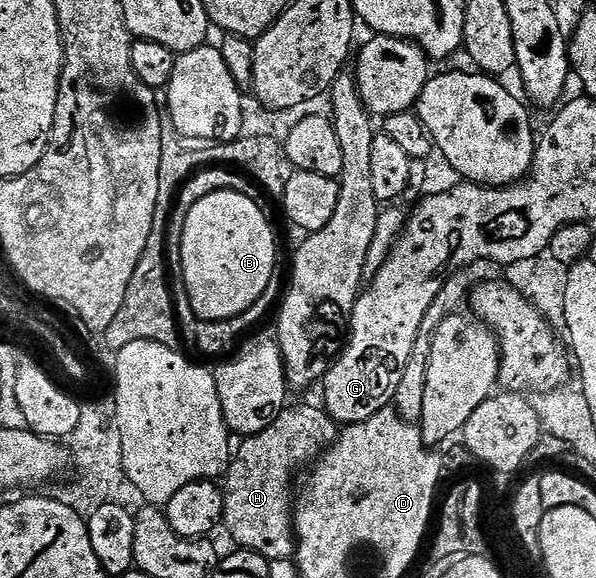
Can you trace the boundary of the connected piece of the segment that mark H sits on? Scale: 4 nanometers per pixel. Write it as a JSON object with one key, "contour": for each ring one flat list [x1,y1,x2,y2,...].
{"contour":[[321,406,294,407,286,410,255,435,245,436,237,444,221,484,224,497,222,523,224,531,235,539,239,548,255,551,265,559,294,559,296,540,292,522,290,482,302,466,313,464,338,437,340,427]]}

